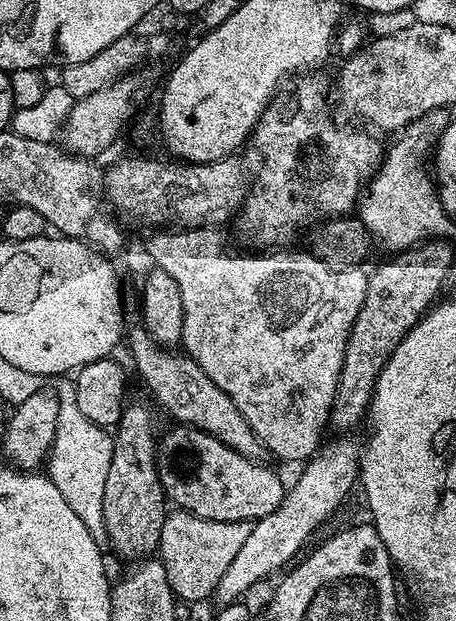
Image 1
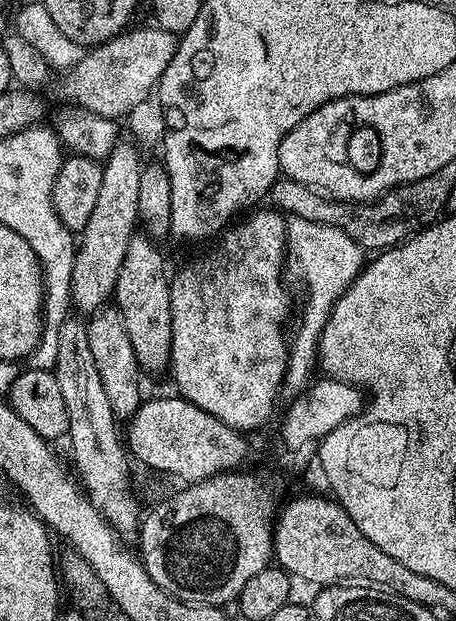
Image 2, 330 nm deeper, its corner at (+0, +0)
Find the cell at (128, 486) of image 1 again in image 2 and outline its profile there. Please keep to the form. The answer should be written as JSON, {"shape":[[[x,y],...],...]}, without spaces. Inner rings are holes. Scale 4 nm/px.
{"shape":[[[147,234],[130,238],[114,293],[114,307],[126,322],[130,346],[134,346],[136,360],[145,373],[160,372],[163,368],[165,371],[172,362],[172,286],[170,272],[164,269],[164,256],[156,248],[157,241]]]}

